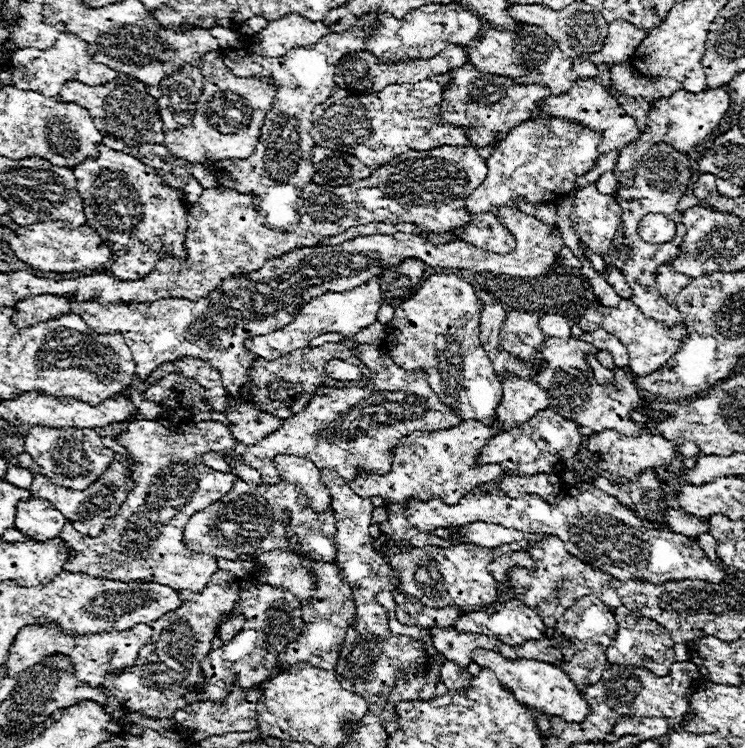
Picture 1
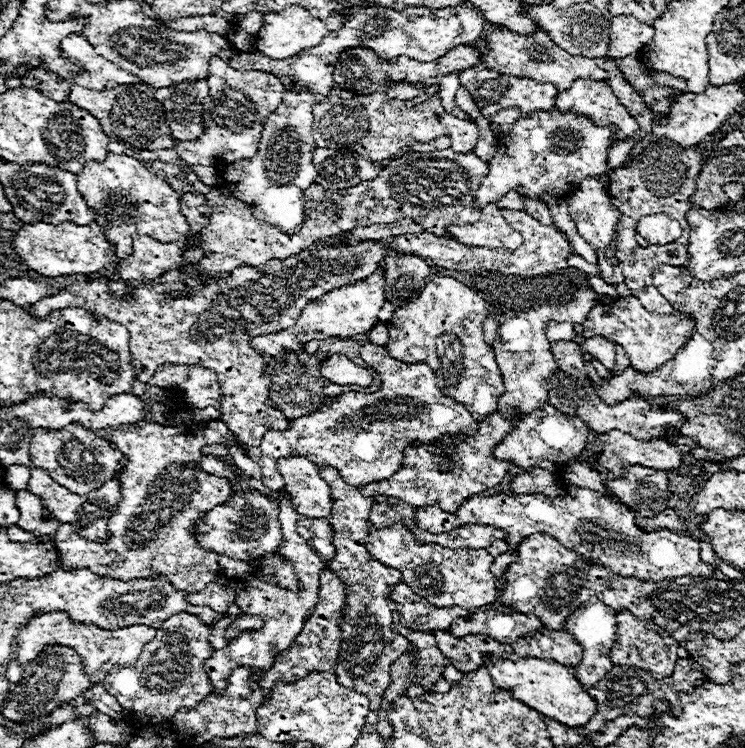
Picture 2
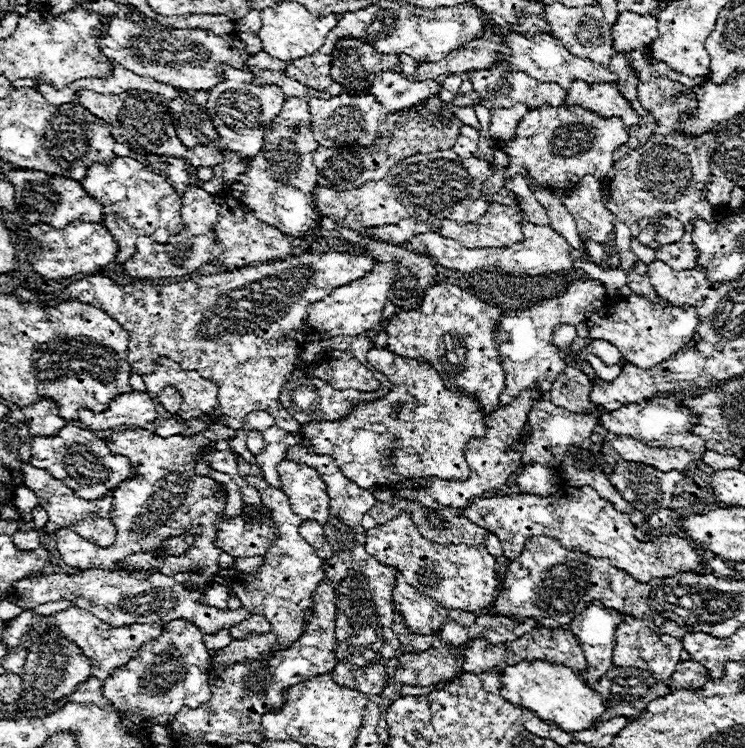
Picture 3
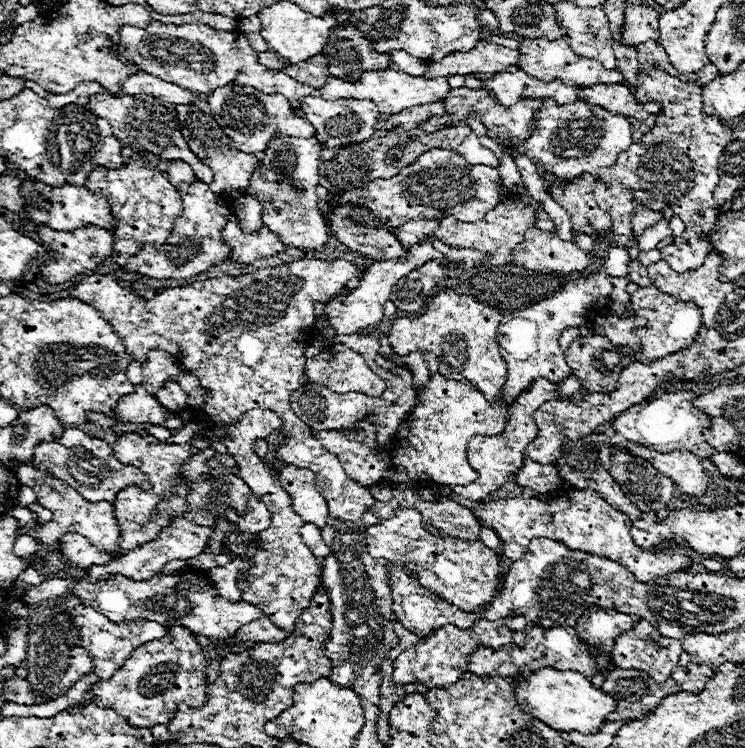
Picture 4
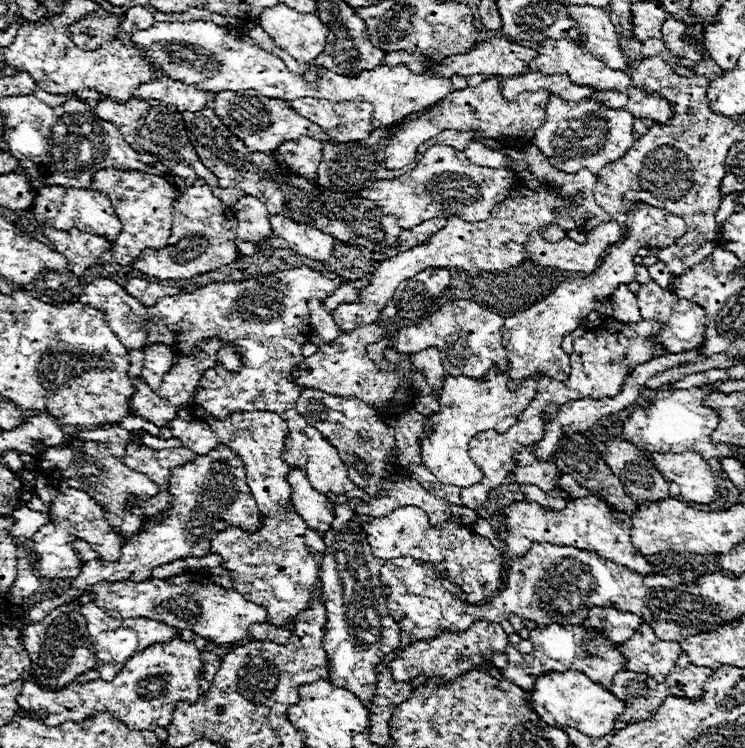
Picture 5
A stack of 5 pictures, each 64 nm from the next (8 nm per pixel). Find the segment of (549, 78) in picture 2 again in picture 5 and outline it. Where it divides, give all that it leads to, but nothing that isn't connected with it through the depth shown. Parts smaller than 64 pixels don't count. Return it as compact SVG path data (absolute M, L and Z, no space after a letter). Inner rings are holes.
M544 40L540 44L538 56L530 62L530 70L546 72L546 74L568 74L574 84L594 84L598 90L618 90L626 92L632 88L632 78L622 70L608 68L602 60L594 58L590 52L582 50L574 42L568 40Z

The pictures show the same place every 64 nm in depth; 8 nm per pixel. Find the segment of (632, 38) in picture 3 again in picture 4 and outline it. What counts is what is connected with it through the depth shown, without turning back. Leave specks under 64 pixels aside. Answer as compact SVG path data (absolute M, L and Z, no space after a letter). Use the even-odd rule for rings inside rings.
M628 6L626 8L626 24L624 24L624 44L644 44L648 38L658 40L660 12L654 6Z

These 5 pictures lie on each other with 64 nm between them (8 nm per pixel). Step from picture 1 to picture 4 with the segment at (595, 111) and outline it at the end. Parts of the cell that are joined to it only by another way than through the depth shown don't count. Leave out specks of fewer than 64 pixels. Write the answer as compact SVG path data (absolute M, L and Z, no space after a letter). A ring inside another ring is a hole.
M596 84L592 88L580 88L580 100L606 108L608 112L622 112L624 116L630 116L630 120L646 120L646 116L656 116L662 110L658 102L638 102L632 88L620 84L614 84L610 88L602 84Z

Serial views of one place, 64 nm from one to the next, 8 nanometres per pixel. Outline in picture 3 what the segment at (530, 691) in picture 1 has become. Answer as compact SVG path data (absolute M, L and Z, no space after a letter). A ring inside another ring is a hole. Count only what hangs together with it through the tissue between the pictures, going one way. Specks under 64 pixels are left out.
M536 660L532 664L520 662L516 666L506 668L500 676L502 676L502 684L506 684L506 692L502 692L506 700L534 712L540 720L552 722L566 732L580 732L592 728L598 716L606 710L606 700L598 692L594 692L582 680L582 676L578 676L574 670L566 666L548 664L542 660Z

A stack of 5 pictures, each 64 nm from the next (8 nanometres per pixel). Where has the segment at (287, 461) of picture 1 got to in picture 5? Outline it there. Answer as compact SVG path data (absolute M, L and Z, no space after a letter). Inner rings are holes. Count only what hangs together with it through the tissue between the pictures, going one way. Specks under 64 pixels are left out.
M292 468L288 472L288 484L292 488L292 504L296 514L306 522L308 528L316 530L318 534L324 534L334 520L334 506L328 502L324 494L312 488L306 474L298 468Z

